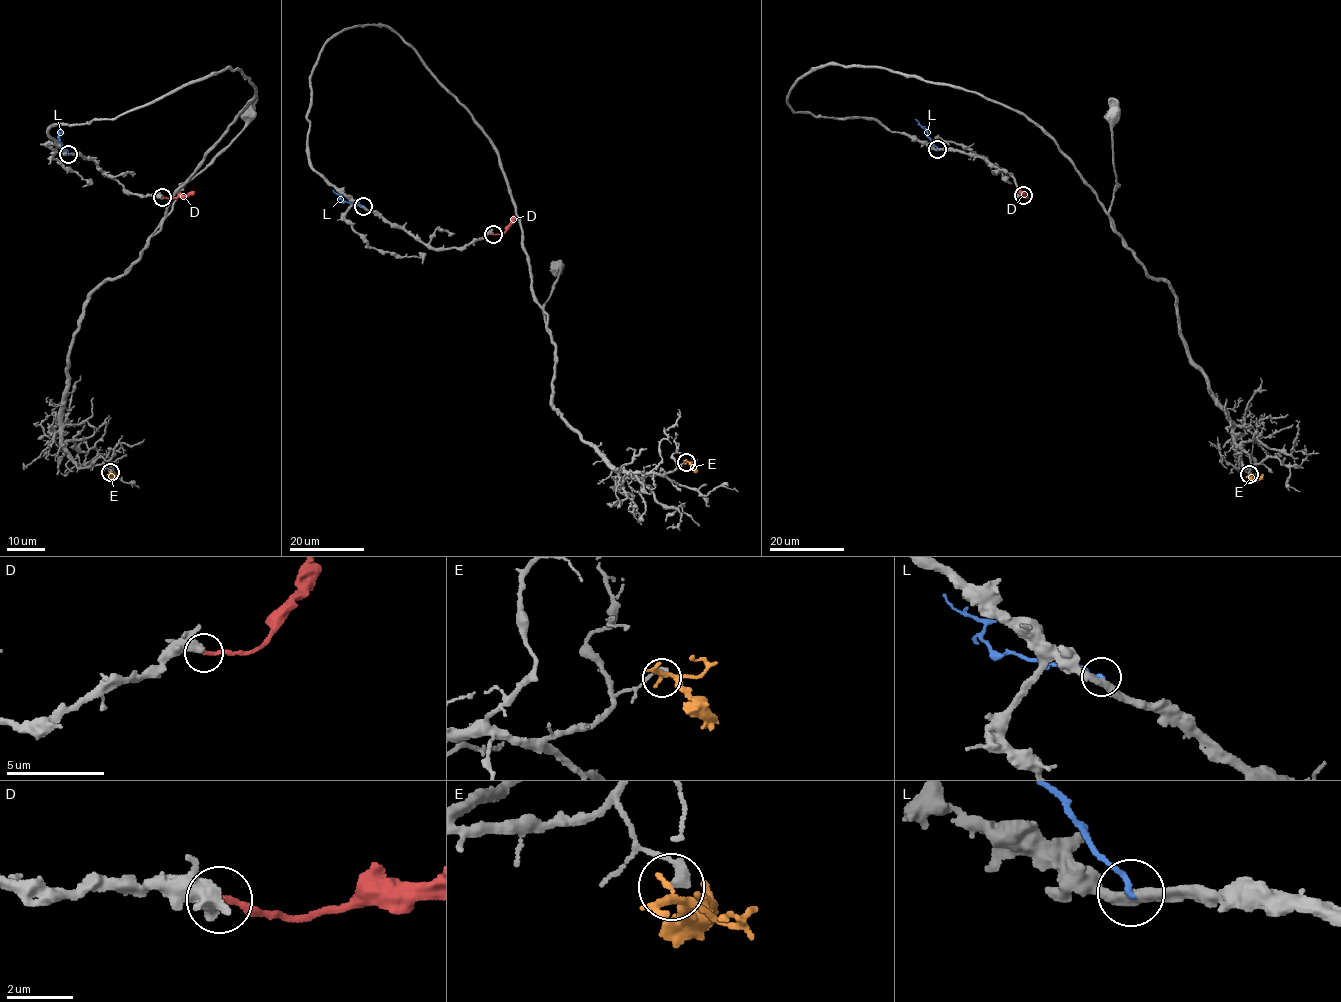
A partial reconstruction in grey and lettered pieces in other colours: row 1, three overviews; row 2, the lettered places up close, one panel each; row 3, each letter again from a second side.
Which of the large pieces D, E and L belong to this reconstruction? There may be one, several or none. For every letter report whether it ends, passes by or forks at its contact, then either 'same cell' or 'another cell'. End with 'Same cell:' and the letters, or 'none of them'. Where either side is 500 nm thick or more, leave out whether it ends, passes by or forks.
D: it ends; same cell
E: it passes by; another cell
L: it ends; another cell
Same cell: D

